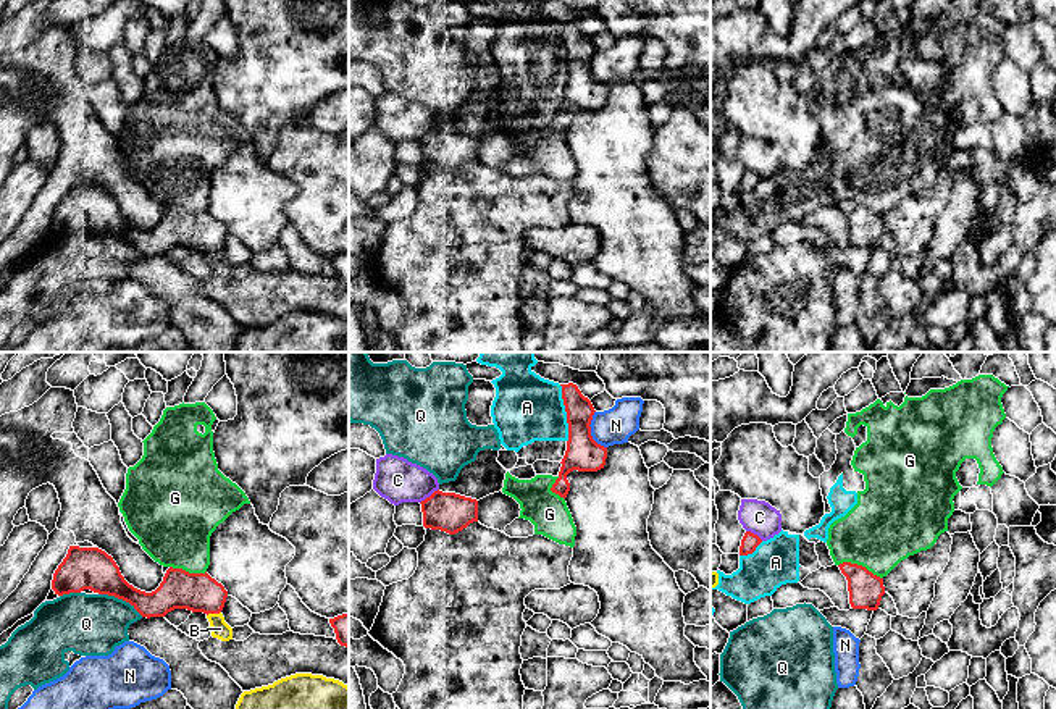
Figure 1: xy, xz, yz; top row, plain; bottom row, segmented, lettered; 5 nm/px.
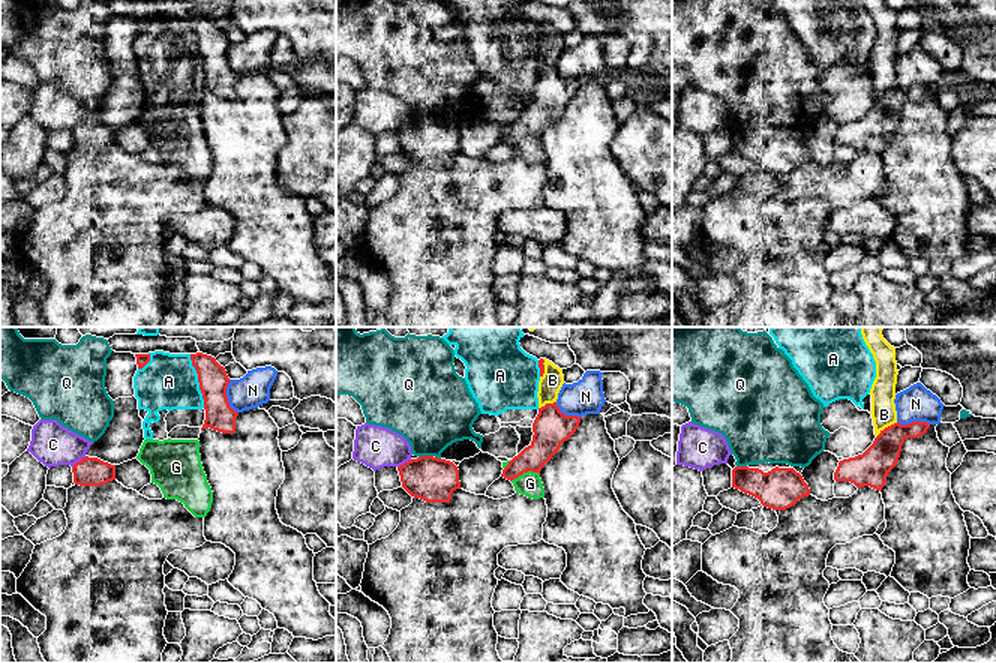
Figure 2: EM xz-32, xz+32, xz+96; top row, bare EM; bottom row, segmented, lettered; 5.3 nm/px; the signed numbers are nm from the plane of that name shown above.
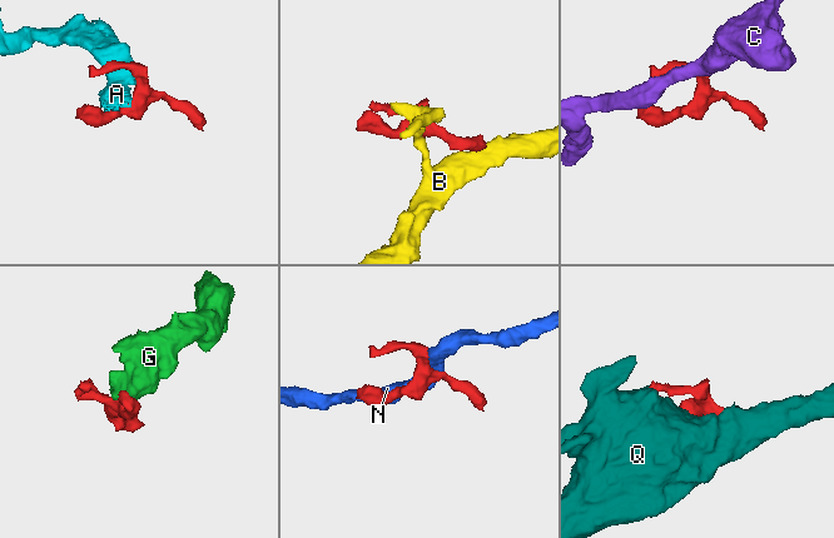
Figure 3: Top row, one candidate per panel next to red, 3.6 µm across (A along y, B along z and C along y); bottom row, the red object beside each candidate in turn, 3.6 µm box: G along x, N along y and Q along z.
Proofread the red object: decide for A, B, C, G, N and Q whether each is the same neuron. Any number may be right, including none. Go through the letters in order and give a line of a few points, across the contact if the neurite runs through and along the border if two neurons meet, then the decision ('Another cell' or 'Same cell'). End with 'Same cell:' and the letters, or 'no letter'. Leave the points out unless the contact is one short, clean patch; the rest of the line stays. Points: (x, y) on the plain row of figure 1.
A: Line: xz (559, 23), (565, 50), (567, 79). Another cell
B: Another cell
C: Another cell
G: Line: yz (838, 202), (861, 202), (882, 217). Another cell
N: Another cell
Q: Another cell
Same cell: no letter

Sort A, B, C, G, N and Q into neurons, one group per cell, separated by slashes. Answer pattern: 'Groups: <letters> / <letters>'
Groups: A G / B / C / N / Q

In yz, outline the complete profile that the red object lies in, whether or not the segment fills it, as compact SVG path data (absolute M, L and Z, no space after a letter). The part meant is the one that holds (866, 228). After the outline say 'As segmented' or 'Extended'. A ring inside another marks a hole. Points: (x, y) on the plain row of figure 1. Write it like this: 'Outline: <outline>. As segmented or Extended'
Outline: M843 200L838 205L848 218L851 245L877 249L885 233L883 216L851 200Z. As segmented

